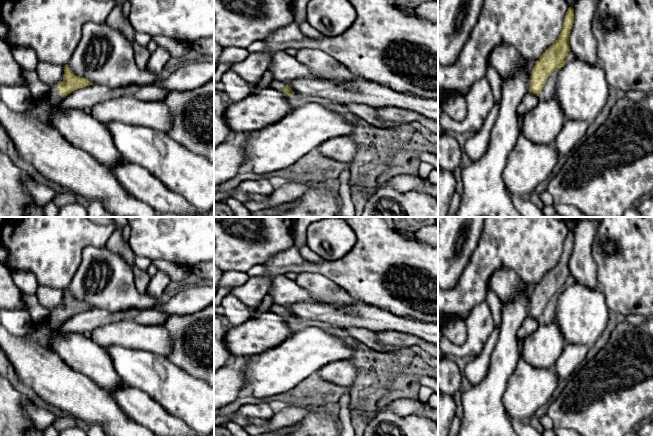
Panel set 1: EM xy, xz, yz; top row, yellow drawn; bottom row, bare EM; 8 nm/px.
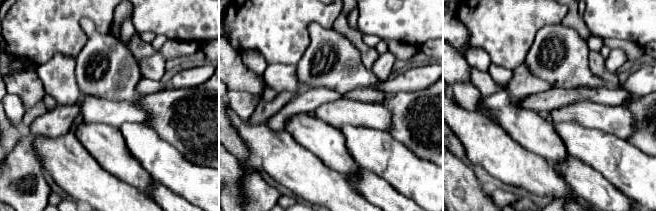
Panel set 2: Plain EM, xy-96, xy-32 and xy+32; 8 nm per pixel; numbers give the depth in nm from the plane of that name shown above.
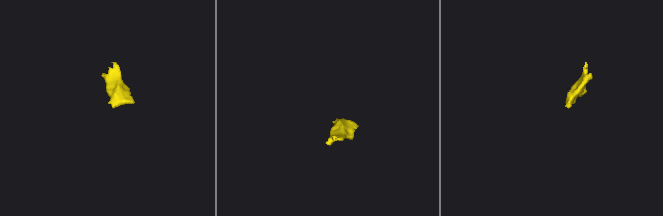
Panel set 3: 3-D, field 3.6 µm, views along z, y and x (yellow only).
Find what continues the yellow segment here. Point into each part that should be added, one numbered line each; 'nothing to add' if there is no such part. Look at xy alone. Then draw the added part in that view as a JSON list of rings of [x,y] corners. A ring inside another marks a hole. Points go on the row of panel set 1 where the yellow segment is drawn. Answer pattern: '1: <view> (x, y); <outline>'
1: xy (38, 109); [[[53,86],[49,90],[48,98],[43,101],[32,100],[30,106],[26,110],[26,113],[29,116],[35,117],[44,122],[47,119],[49,108],[58,104],[62,99],[63,97],[60,96],[57,86]]]

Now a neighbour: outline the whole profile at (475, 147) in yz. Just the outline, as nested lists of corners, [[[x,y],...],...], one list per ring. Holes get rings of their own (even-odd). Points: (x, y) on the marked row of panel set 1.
[[[501,102],[494,103],[481,128],[476,131],[464,145],[465,152],[472,163],[478,161],[487,150],[490,133],[500,111],[500,105]]]

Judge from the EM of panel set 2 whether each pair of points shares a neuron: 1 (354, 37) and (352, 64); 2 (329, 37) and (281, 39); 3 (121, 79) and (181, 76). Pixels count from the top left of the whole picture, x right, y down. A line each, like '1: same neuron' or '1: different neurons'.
1: different neurons
2: different neurons
3: different neurons

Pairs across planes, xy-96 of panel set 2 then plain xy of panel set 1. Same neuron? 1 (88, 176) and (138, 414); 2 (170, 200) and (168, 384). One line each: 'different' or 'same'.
1: different
2: different

